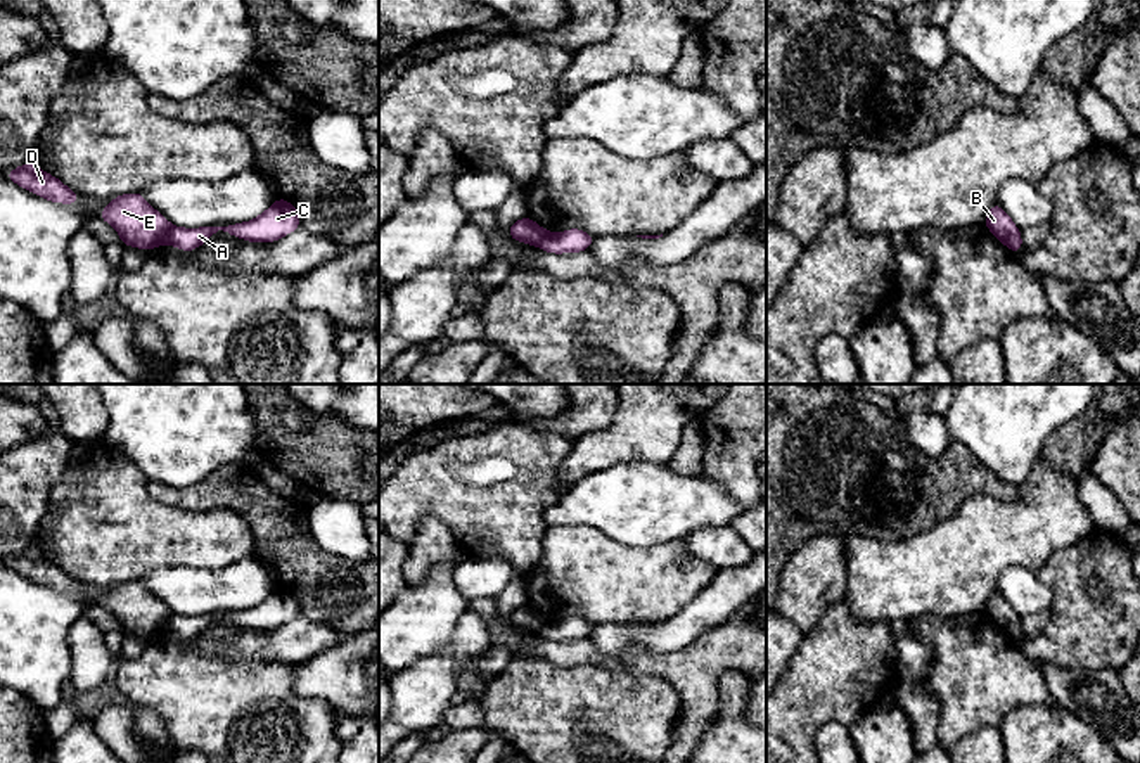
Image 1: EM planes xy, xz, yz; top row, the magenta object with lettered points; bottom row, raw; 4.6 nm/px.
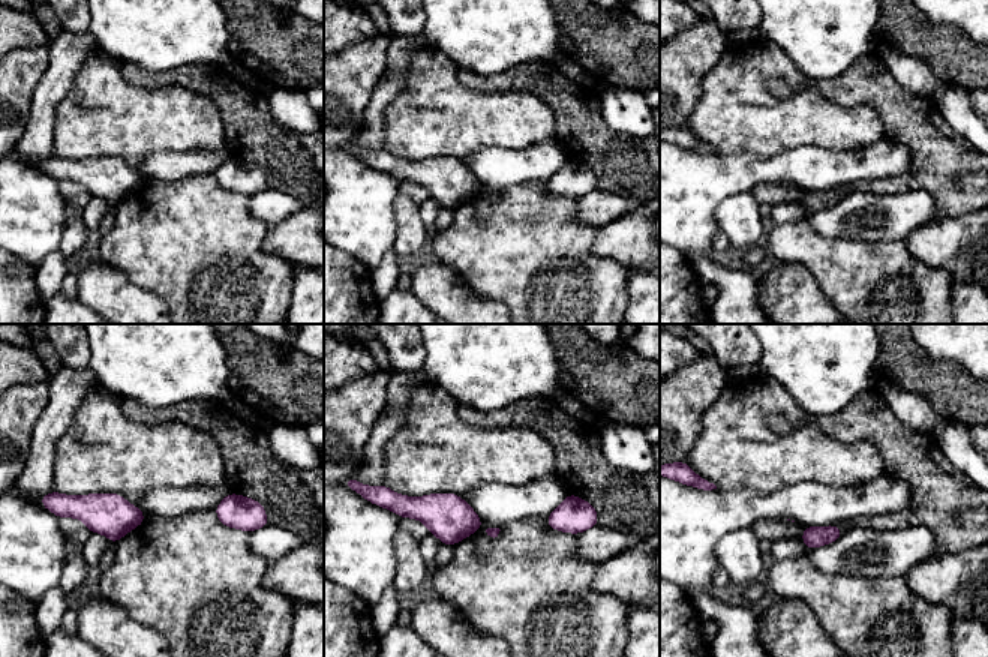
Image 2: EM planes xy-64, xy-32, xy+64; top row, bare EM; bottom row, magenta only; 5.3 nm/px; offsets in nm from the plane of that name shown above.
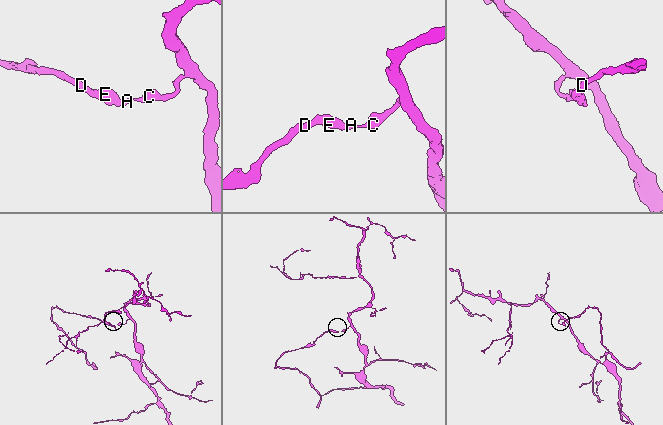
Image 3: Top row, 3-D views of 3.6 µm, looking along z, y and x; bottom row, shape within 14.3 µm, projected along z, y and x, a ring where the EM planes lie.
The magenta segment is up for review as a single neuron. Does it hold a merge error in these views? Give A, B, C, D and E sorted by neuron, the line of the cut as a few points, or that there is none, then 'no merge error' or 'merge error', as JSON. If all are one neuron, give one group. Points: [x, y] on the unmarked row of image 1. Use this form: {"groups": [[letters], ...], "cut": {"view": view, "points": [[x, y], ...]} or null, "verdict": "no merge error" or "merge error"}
{"groups": [["A", "C"], ["B", "D", "E"]], "cut": {"view": "xy", "points": [[172, 615], [156, 632]]}, "verdict": "merge error"}

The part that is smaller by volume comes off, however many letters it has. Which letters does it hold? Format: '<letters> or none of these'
B, D, E

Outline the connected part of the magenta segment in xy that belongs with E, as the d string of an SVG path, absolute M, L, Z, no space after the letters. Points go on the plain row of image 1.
M142 580L112 585L97 606L111 611L125 633L147 638L154 637L171 616L171 611L145 590Z

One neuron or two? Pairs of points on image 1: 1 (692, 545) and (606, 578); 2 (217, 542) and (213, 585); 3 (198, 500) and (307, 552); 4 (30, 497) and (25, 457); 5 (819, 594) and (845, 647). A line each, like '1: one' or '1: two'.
1: two
2: two
3: one
4: one
5: two

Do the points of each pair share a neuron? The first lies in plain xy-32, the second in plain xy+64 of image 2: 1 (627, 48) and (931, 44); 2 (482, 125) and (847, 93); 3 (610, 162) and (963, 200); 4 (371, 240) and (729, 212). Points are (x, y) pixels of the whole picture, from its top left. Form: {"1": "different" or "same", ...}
{"1": "same", "2": "different", "3": "same", "4": "different"}

